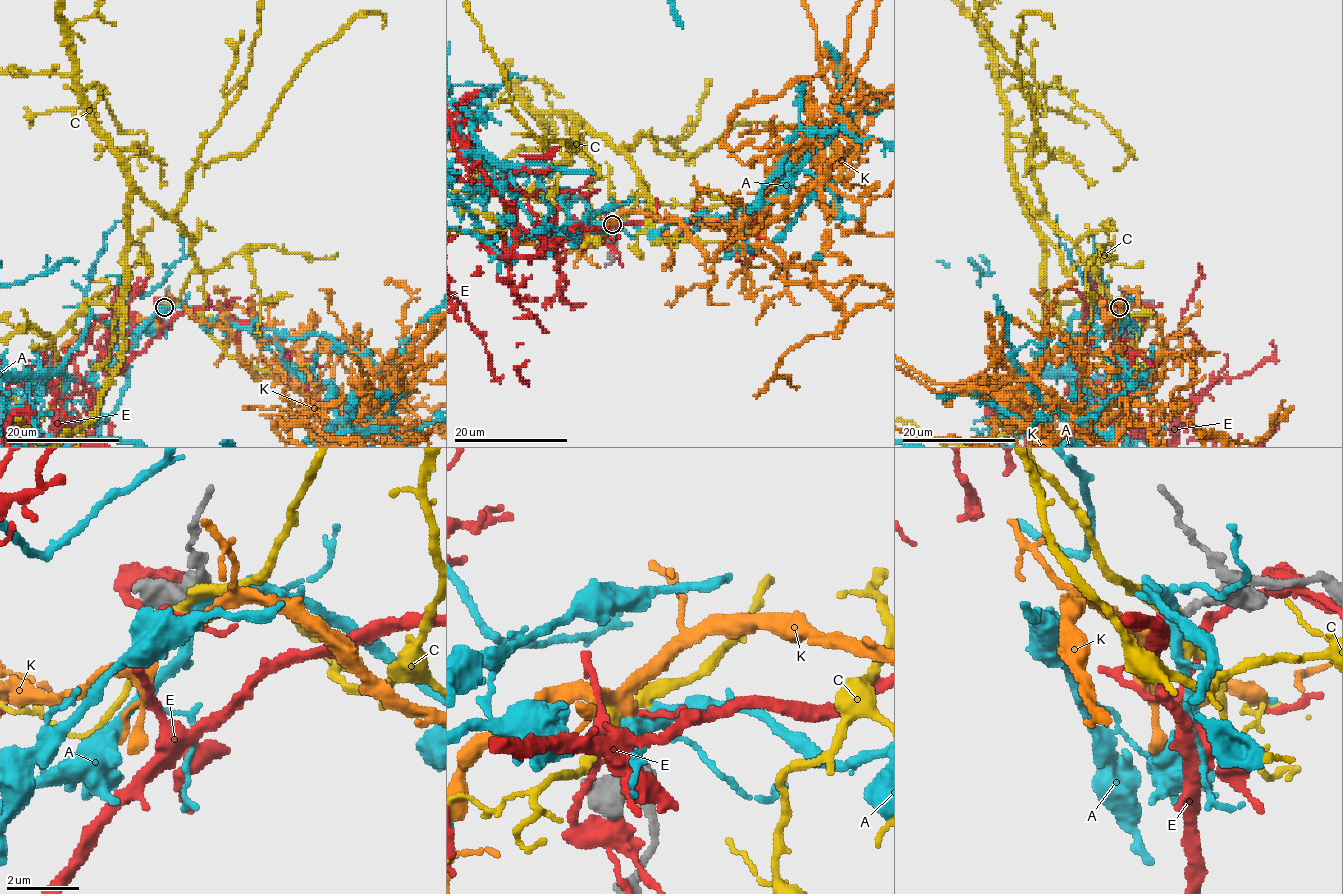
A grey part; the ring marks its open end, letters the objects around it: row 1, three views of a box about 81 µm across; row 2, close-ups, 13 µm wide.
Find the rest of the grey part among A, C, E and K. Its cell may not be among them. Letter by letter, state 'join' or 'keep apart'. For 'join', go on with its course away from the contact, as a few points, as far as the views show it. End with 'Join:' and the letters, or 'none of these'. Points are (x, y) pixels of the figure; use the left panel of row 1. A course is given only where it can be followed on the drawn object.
A: keep apart
C: keep apart
E: keep apart
K: join
Join: K

